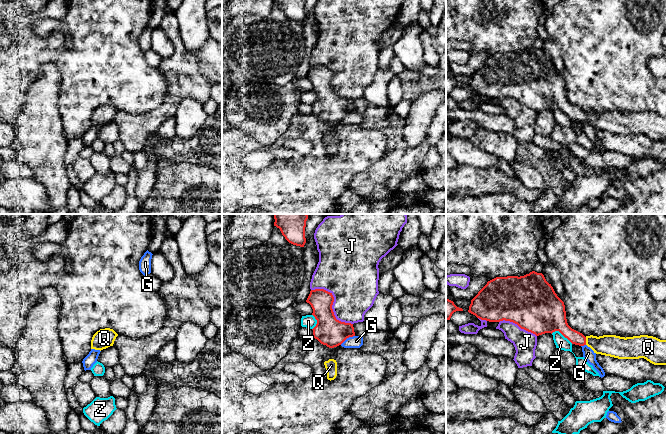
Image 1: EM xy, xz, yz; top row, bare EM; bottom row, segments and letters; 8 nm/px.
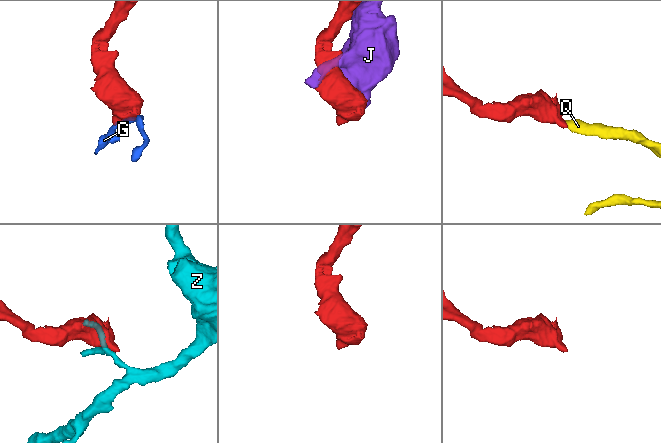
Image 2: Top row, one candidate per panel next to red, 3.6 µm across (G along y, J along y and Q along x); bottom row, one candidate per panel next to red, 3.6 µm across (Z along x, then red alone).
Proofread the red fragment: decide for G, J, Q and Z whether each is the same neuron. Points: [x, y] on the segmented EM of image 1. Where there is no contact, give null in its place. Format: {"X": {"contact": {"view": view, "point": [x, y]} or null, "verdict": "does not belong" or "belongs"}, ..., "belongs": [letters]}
{"G": {"contact": {"view": "xz", "point": [347, 337]}, "verdict": "does not belong"}, "J": {"contact": {"view": "xz", "point": [332, 304]}, "verdict": "does not belong"}, "Q": {"contact": {"view": "yz", "point": [585, 341]}, "verdict": "belongs"}, "Z": {"contact": {"view": "yz", "point": [562, 334]}, "verdict": "does not belong"}, "belongs": ["Q"]}

